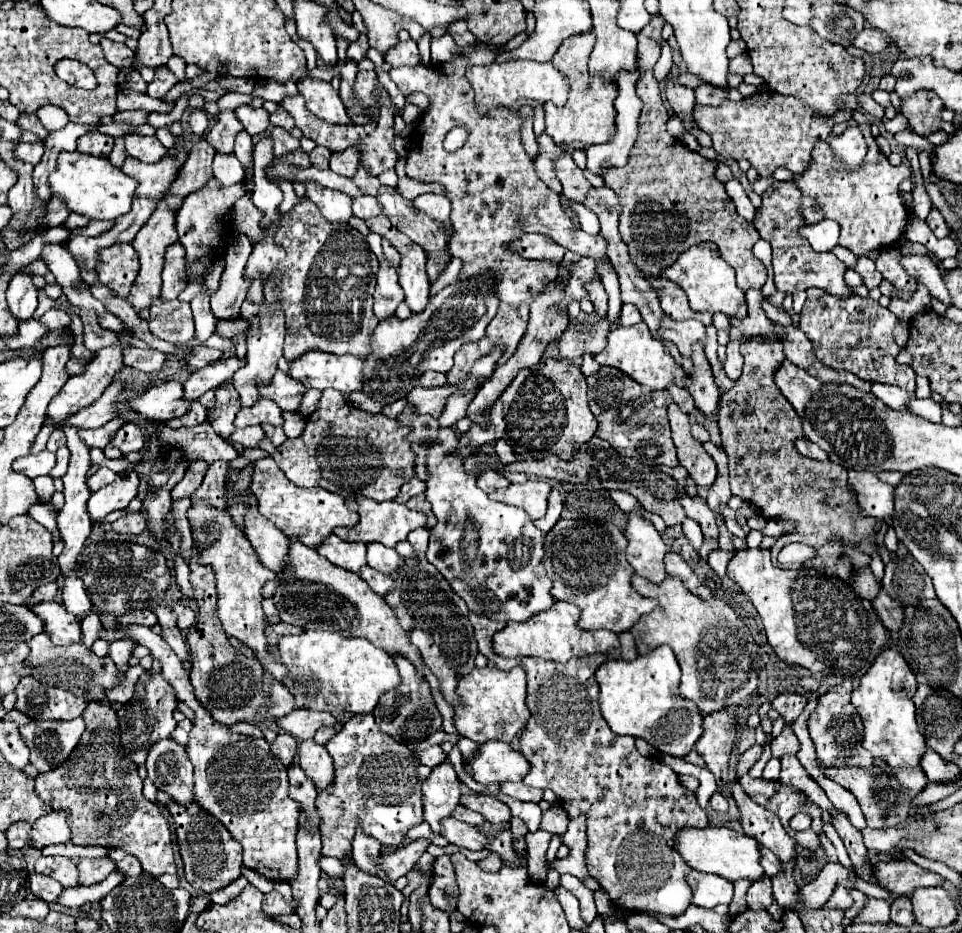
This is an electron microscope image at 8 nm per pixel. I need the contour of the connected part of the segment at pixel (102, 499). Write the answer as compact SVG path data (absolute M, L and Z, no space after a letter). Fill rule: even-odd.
M134 470L120 472L118 478L110 484L92 492L86 508L92 524L102 524L104 518L120 508L126 508L138 492L138 474Z

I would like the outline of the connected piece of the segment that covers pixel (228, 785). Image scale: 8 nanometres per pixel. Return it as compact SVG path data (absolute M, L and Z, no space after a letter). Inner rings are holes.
M98 612L104 628L118 628L128 634L134 642L146 646L154 660L162 666L164 680L174 688L180 702L186 702L194 712L194 728L190 732L188 756L194 764L194 798L200 808L212 814L218 822L226 826L232 838L244 848L244 866L262 874L274 882L292 884L298 874L298 852L296 852L296 830L300 808L288 796L288 774L286 766L270 752L270 746L264 738L250 738L230 732L226 726L214 722L194 698L186 670L174 652L162 642L162 636L154 634L148 626L122 624L116 616Z

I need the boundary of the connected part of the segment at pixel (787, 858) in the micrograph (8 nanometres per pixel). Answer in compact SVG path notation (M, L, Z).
M734 784L732 788L732 796L738 804L740 810L740 824L744 828L744 832L752 838L756 838L762 846L766 846L768 850L772 850L780 862L792 862L798 854L796 854L796 842L794 838L790 838L780 822L778 816L774 816L770 810L758 806L756 802L752 802L746 792L742 788L738 788L738 784Z

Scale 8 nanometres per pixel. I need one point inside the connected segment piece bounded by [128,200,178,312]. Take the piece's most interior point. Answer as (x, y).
(159, 232)

